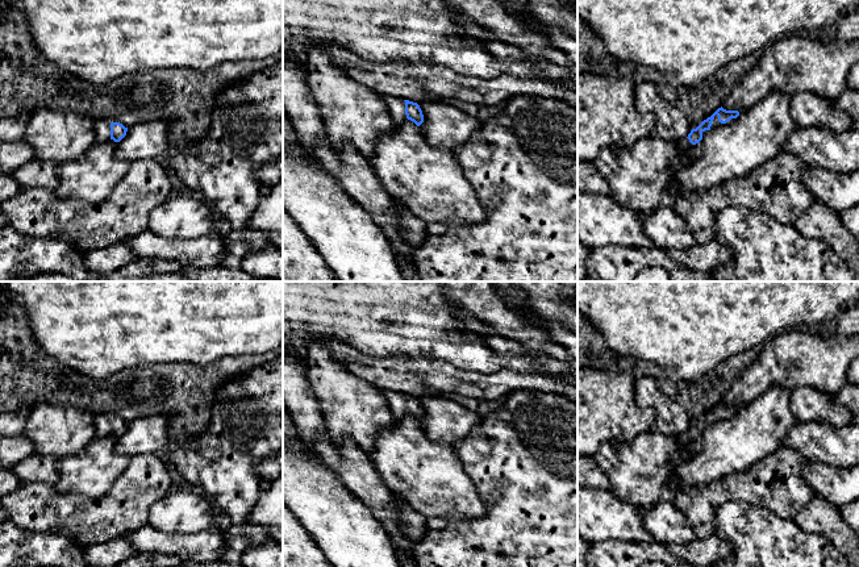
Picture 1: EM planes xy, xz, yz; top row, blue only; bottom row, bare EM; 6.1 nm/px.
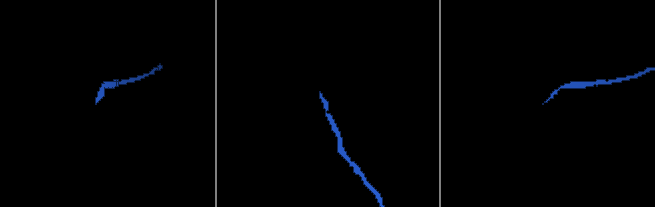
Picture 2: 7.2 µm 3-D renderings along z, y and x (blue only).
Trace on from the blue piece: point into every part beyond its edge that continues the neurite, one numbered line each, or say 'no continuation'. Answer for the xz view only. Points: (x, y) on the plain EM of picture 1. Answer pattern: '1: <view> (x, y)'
1: xz (396, 401)

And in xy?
1: xy (103, 429)

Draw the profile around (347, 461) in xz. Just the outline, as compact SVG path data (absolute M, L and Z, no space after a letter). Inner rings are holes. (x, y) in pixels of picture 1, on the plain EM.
M325 434L316 439L314 451L380 521L396 547L410 545L408 537L399 530L401 504L387 488L370 456L353 439L337 445Z

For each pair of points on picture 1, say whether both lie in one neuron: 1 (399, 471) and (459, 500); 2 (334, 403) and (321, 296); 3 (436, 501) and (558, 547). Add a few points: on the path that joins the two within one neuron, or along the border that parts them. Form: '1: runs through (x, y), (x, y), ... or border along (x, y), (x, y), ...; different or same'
1: runs through (413, 471), (424, 471), (445, 491); same
2: border along (303, 344), (324, 342), (347, 370); different
3: border along (476, 487), (484, 513), (449, 524); different

